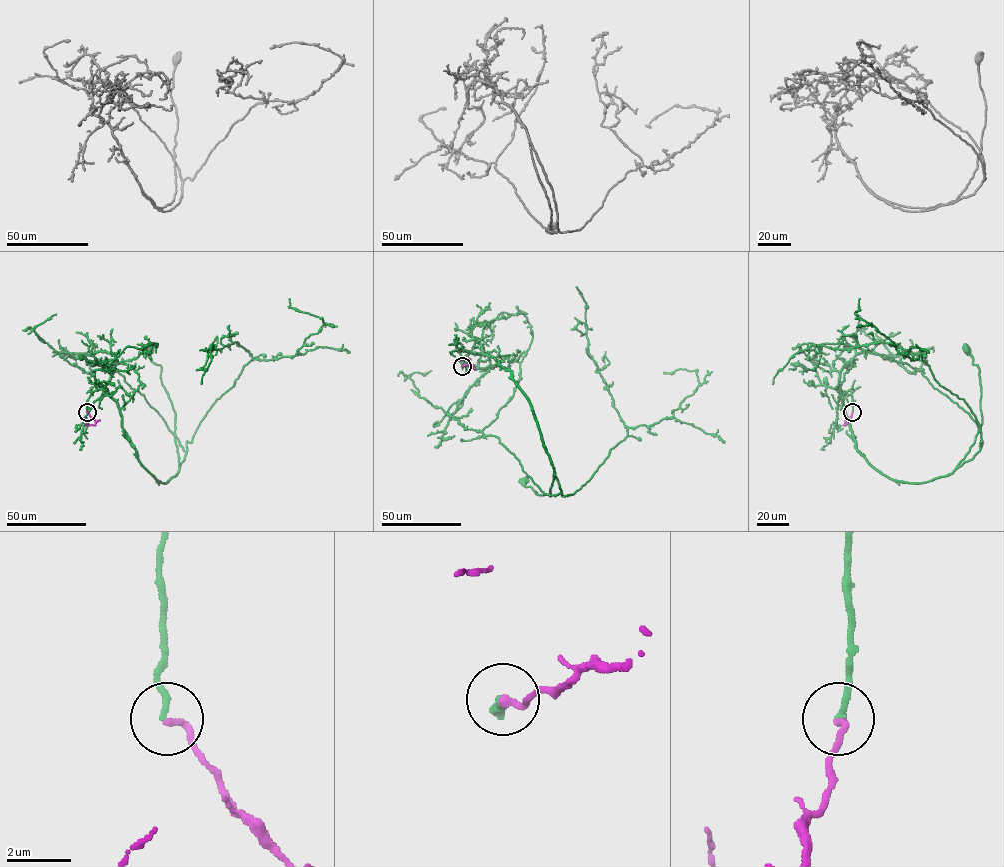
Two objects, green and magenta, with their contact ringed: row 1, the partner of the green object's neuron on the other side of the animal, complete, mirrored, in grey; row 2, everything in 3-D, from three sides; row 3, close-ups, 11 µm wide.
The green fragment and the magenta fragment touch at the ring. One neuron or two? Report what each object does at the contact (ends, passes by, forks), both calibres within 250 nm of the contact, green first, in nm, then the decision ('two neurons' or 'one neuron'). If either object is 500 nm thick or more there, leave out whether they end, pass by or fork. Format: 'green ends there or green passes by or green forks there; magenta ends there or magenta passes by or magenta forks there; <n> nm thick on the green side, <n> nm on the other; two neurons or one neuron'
green ends there; magenta ends there; 190 nm thick on the green side, 200 nm on the other; one neuron

